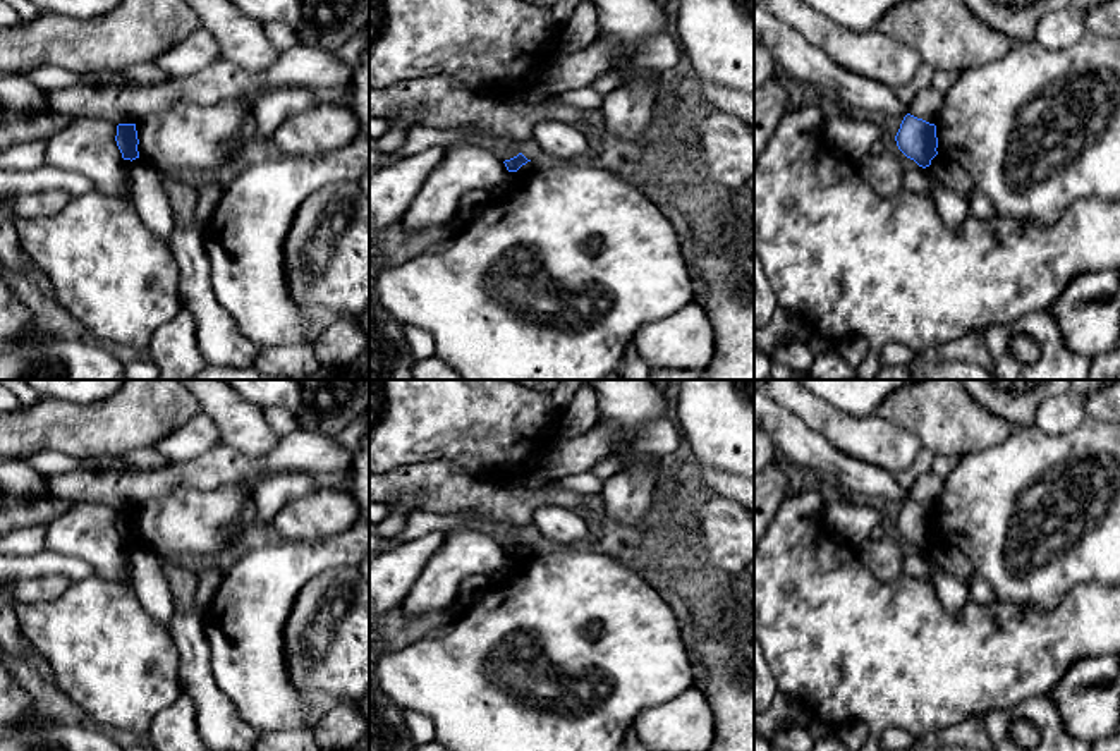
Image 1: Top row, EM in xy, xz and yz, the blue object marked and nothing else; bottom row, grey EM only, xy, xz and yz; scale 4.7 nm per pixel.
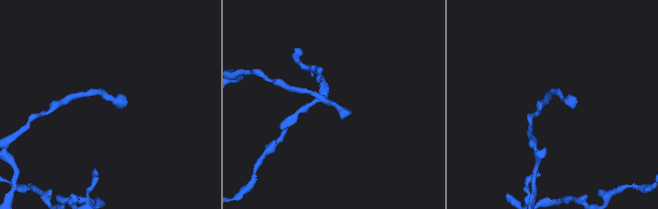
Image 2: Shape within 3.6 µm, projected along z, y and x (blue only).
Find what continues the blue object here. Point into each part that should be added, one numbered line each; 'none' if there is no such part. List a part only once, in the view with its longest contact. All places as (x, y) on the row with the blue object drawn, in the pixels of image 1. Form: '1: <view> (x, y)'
none

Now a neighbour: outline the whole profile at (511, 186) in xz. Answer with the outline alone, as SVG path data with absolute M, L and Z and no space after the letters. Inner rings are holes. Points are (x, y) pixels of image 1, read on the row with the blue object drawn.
M508 172L498 189L493 192L495 199L505 196L517 196L522 187L522 177L517 172Z

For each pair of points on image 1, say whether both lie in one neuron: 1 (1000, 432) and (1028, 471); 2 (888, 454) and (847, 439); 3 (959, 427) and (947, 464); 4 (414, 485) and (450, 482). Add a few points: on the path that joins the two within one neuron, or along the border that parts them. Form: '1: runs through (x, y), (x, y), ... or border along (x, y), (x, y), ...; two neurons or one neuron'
1: border along (1017, 428), (1002, 440), (969, 454); two neurons
2: runs through (878, 444), (871, 439), (858, 439); one neuron
3: border along (935, 452), (959, 457); two neurons
4: runs through (423, 482), (442, 482); one neuron

